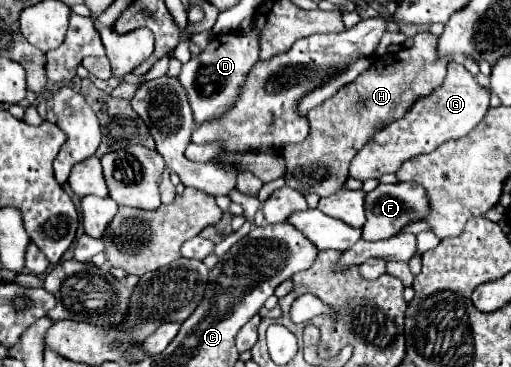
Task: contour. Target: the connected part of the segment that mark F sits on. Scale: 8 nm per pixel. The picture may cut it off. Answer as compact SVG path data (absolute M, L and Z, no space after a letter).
M416 182L380 184L366 194L366 224L362 228L364 240L384 240L396 236L404 226L428 216L428 194Z

